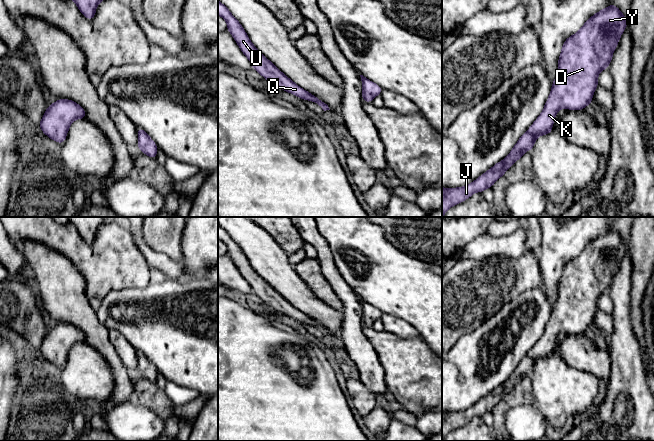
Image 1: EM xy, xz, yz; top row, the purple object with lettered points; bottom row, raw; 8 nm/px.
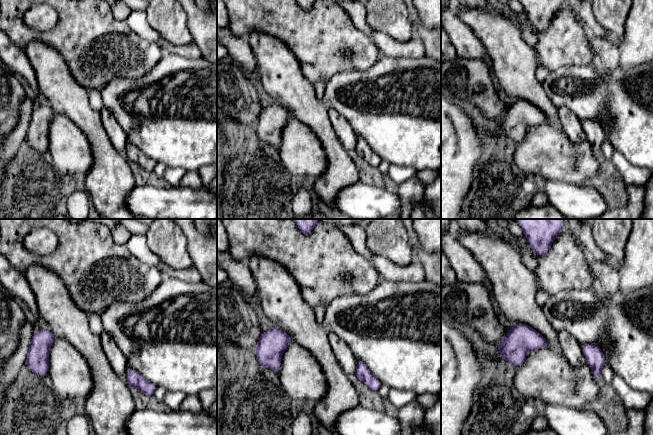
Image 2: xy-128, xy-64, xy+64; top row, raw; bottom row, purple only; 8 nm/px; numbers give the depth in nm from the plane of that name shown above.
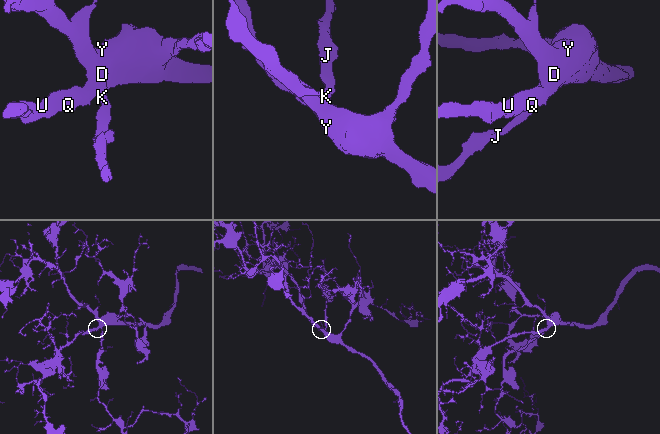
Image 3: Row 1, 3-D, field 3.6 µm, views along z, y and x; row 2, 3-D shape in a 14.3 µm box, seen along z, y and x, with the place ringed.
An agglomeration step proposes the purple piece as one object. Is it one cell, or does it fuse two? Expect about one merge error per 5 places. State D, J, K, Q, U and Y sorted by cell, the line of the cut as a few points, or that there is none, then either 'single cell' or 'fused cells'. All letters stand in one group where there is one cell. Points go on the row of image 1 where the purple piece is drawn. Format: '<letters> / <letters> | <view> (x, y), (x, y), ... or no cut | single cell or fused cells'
D J K Q U Y | no cut | single cell

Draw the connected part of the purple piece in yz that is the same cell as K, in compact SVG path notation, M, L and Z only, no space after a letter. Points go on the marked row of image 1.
M612 4L591 16L576 34L565 40L558 60L557 76L541 114L509 155L474 182L458 188L442 187L442 217L450 207L470 198L473 193L491 188L526 151L532 151L540 135L552 132L556 113L561 108L577 111L591 104L599 85L598 74L608 69L627 27L627 20Z

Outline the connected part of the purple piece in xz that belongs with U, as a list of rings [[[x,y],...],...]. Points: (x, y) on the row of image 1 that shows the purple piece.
[[[218,0],[218,15],[227,22],[227,30],[244,55],[249,59],[252,68],[261,74],[267,81],[278,88],[294,94],[303,100],[317,103],[324,111],[330,110],[328,105],[316,96],[299,87],[285,74],[283,74],[272,62],[270,62],[250,41],[240,22],[231,14],[228,8]]]

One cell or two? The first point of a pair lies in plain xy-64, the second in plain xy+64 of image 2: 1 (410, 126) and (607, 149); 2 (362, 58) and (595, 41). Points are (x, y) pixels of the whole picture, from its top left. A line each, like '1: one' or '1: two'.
1: two
2: two

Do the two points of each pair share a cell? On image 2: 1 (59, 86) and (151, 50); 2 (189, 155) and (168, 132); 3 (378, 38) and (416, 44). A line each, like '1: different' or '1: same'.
1: different
2: same
3: same

